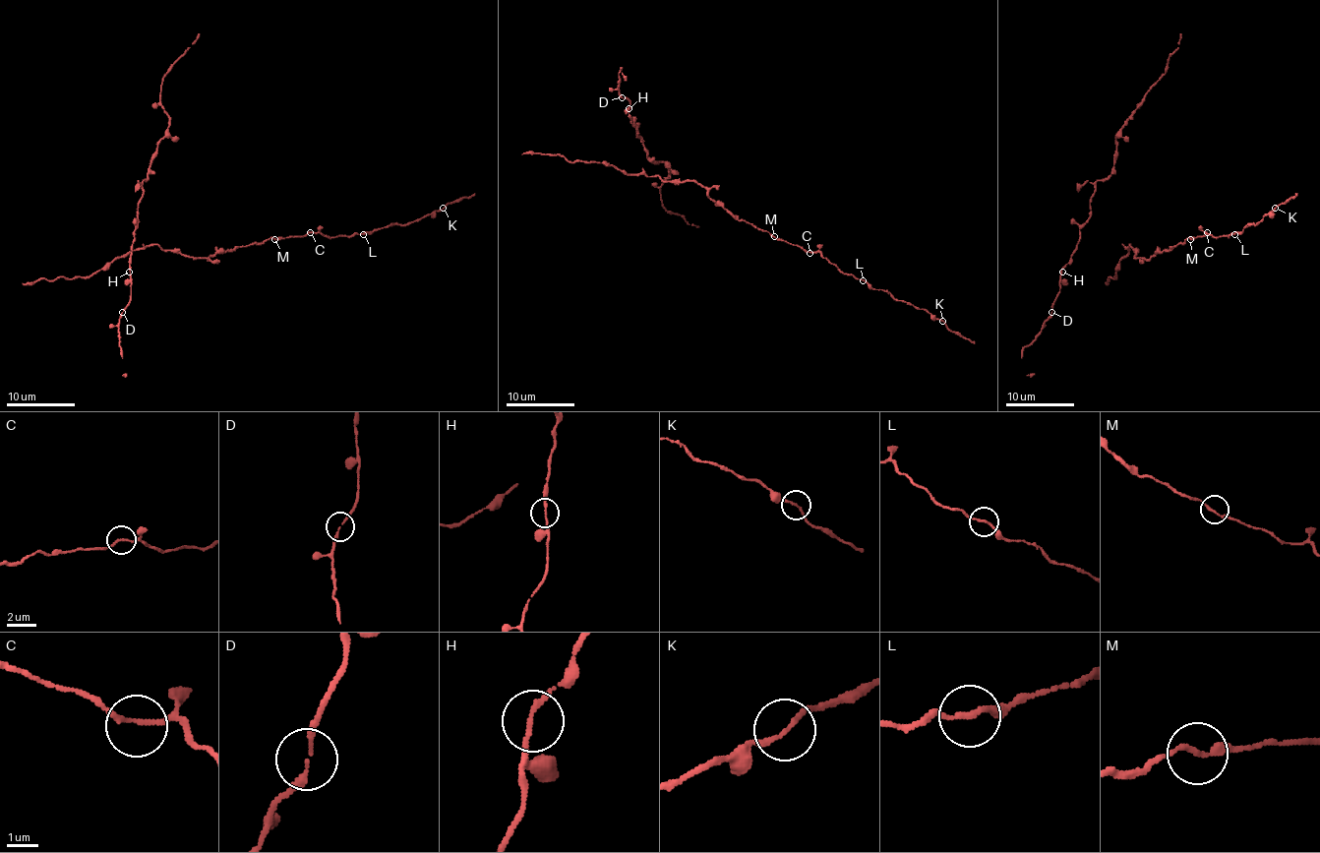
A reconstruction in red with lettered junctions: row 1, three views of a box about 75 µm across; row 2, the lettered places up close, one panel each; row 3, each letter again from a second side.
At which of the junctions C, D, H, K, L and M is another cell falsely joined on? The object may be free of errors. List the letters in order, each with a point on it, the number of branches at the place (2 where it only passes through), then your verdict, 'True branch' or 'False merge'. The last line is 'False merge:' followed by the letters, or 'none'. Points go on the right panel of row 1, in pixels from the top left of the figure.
C: Place: (1207, 232). Branches: 2. True branch
D: Place: (1051, 312). Branches: 2. True branch
H: Place: (1062, 272). Branches: 2. True branch
K: Place: (1275, 208). Branches: 2. True branch
L: Place: (1234, 234). Branches: 2. True branch
M: Place: (1190, 239). Branches: 2. True branch
False merge: none

